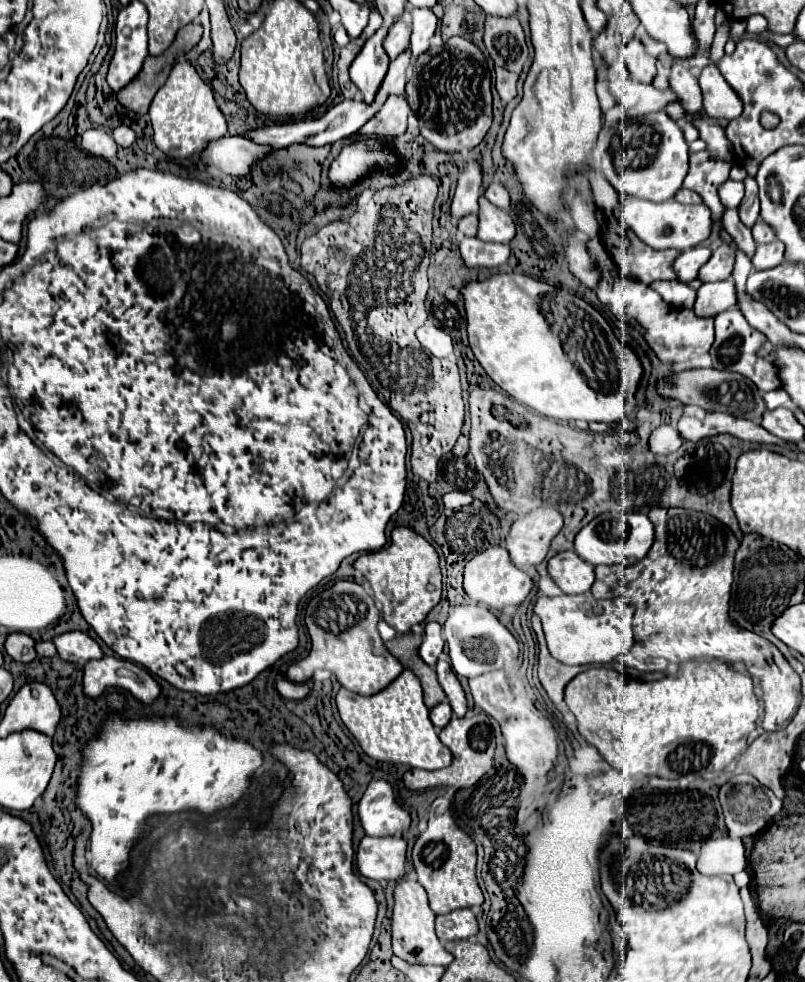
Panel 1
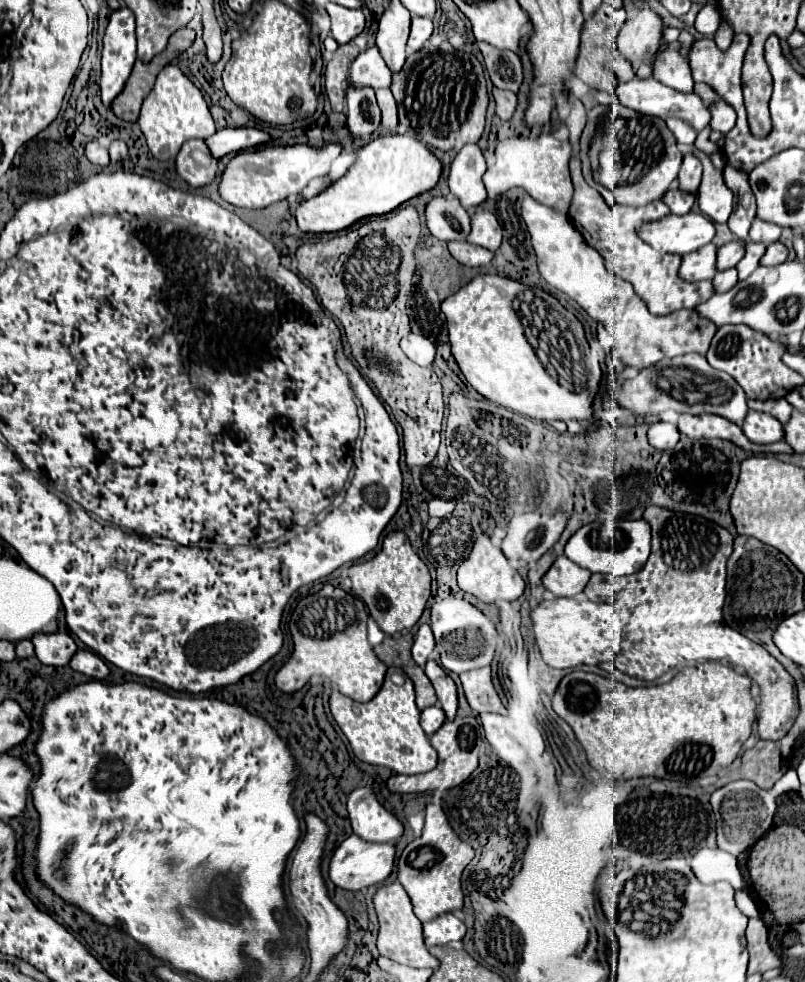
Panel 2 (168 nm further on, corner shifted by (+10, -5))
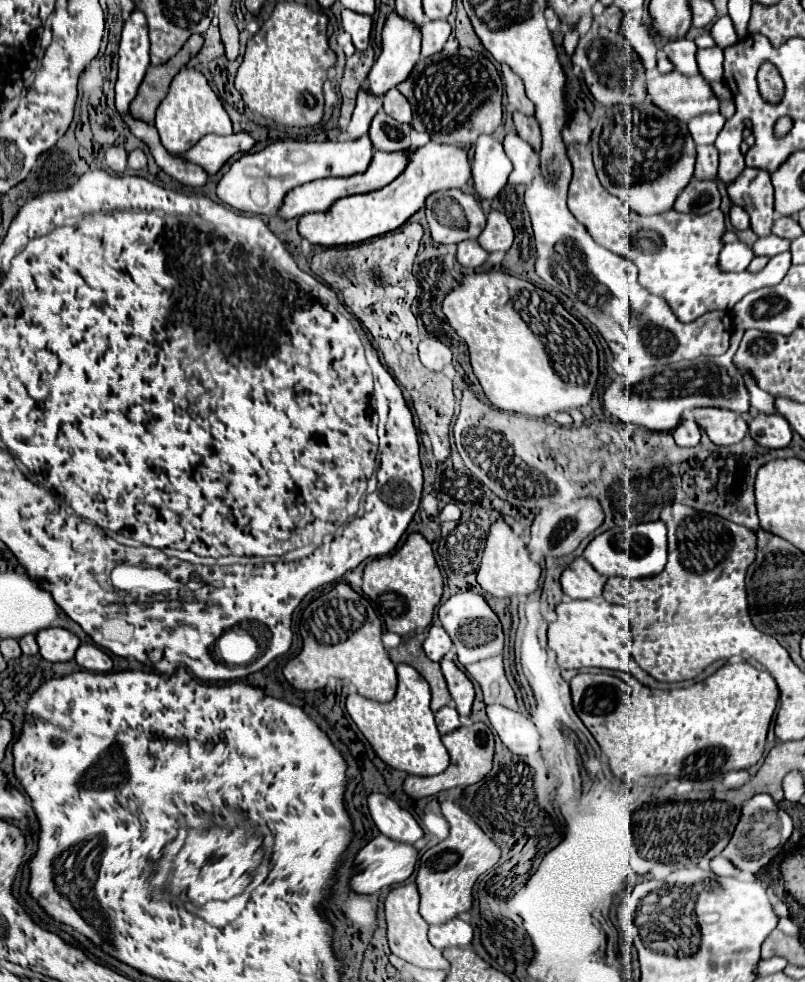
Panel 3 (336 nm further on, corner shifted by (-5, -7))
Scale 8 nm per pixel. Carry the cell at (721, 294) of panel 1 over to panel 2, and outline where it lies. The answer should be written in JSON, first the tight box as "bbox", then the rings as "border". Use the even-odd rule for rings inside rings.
{"bbox":[713,268,737,294],"border":[[[735,268],[717,272],[715,278],[713,278],[713,286],[715,286],[715,292],[717,294],[723,294],[723,292],[731,290],[735,286],[735,282],[737,282],[737,270]]]}

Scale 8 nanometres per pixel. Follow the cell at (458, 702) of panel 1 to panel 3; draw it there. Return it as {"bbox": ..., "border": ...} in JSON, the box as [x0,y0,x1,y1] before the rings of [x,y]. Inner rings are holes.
{"bbox":[440,658,474,716],"border":[[[444,658],[444,660],[440,660],[440,666],[442,666],[444,678],[448,682],[448,690],[452,694],[452,700],[456,704],[458,714],[468,716],[470,708],[472,708],[472,702],[474,702],[474,686],[472,686],[472,682],[468,680],[468,676],[452,660]]]}

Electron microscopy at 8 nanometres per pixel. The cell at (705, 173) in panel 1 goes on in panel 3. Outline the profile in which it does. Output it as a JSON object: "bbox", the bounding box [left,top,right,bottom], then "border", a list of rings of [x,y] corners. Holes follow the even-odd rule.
{"bbox":[696,146,718,180],"border":[[[698,146],[696,156],[696,180],[716,180],[718,172],[718,150],[714,146]]]}

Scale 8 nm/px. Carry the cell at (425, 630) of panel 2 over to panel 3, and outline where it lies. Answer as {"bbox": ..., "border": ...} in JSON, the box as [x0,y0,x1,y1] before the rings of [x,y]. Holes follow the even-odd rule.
{"bbox":[424,622,452,662],"border":[[[434,622],[428,630],[428,638],[424,640],[426,656],[434,662],[440,662],[450,652],[450,648],[452,648],[450,636],[446,634],[446,630],[438,622]]]}

